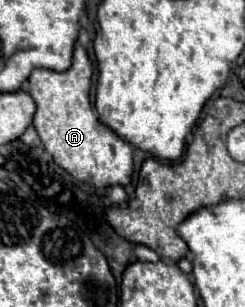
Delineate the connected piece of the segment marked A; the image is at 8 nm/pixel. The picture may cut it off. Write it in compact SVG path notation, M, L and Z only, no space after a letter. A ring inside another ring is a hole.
M80 43L74 45L74 61L70 69L62 73L34 69L28 77L28 91L36 101L34 127L52 159L78 181L90 183L94 187L128 185L134 167L132 147L112 129L102 125L98 115L94 115L90 105L90 83L92 61Z

